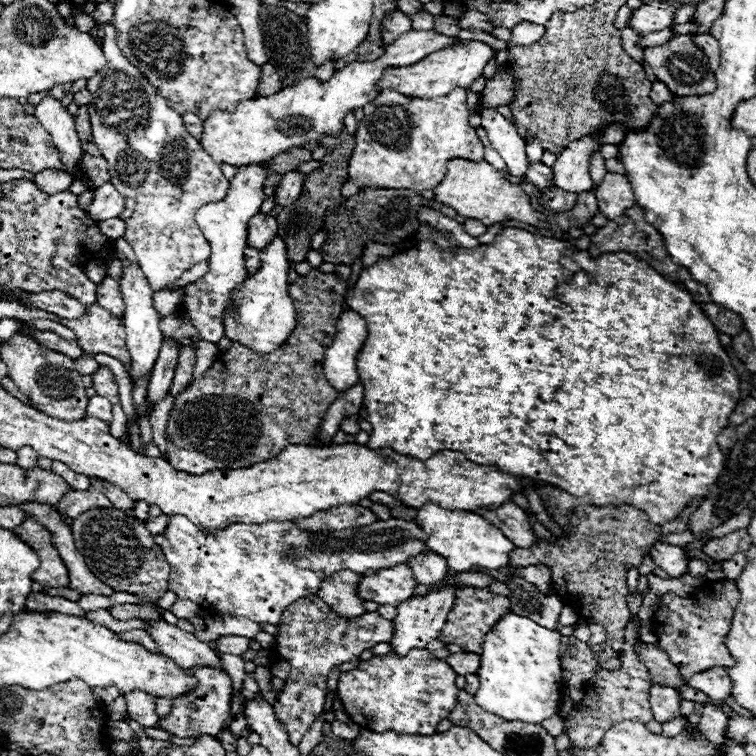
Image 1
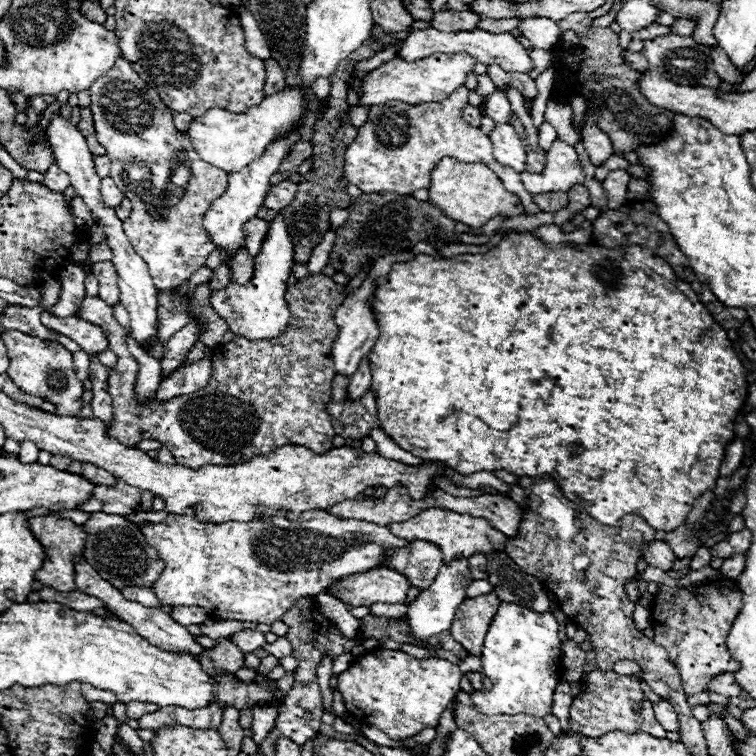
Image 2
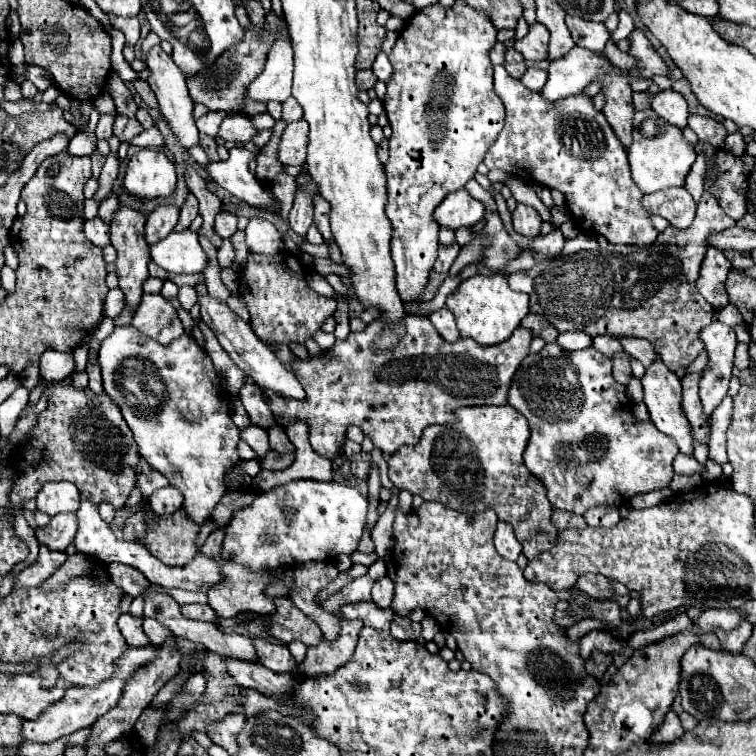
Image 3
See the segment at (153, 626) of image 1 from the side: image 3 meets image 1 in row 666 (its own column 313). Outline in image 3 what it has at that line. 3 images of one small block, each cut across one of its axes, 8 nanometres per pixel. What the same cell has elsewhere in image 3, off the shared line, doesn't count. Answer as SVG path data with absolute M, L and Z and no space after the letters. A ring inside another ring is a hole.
M310 182L308 186L302 188L302 192L296 194L296 200L294 200L294 206L288 214L288 222L290 222L290 228L298 234L298 236L306 236L310 224L314 222L314 210L312 210L312 204L310 204L310 196L318 194L318 190L314 188L314 182Z

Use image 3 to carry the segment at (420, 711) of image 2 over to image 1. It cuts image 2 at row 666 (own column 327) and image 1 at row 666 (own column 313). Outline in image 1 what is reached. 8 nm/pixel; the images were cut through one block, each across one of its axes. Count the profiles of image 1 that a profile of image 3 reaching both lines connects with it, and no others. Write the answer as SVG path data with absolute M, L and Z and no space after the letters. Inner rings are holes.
M412 650L404 658L396 658L394 654L386 656L372 656L366 662L360 662L358 668L350 672L341 673L338 678L338 696L340 702L350 716L354 724L360 728L368 728L372 732L386 732L386 730L396 730L402 734L420 734L420 736L430 736L436 732L436 726L440 720L448 718L456 704L456 674L444 664L442 660L434 658L428 650Z

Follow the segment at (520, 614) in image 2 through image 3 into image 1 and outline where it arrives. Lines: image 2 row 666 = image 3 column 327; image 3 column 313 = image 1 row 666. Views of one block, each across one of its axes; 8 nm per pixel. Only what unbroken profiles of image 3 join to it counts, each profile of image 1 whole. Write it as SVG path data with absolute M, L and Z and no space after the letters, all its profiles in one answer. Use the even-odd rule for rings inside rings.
M564 606L559 616L558 630L548 630L538 626L536 622L516 616L508 612L502 622L486 634L482 654L480 654L480 670L478 680L480 688L474 694L474 700L486 712L492 712L508 722L520 720L530 724L542 724L544 720L552 718L558 710L560 700L560 686L562 686L562 668L560 668L560 630L576 624L577 613Z

